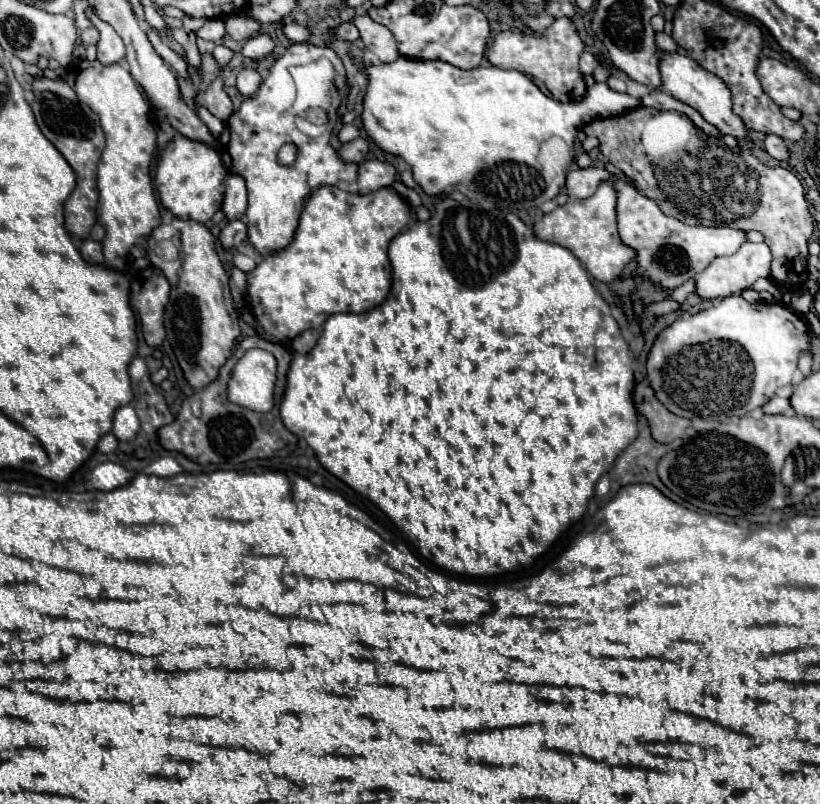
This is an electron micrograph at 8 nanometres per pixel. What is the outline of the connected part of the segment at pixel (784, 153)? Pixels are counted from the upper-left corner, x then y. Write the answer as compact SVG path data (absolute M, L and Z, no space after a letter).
M769 134L769 136L765 138L765 150L767 150L767 154L769 154L771 158L775 158L775 160L779 160L779 162L787 162L787 160L789 160L789 148L787 148L785 140L779 138L779 136Z

